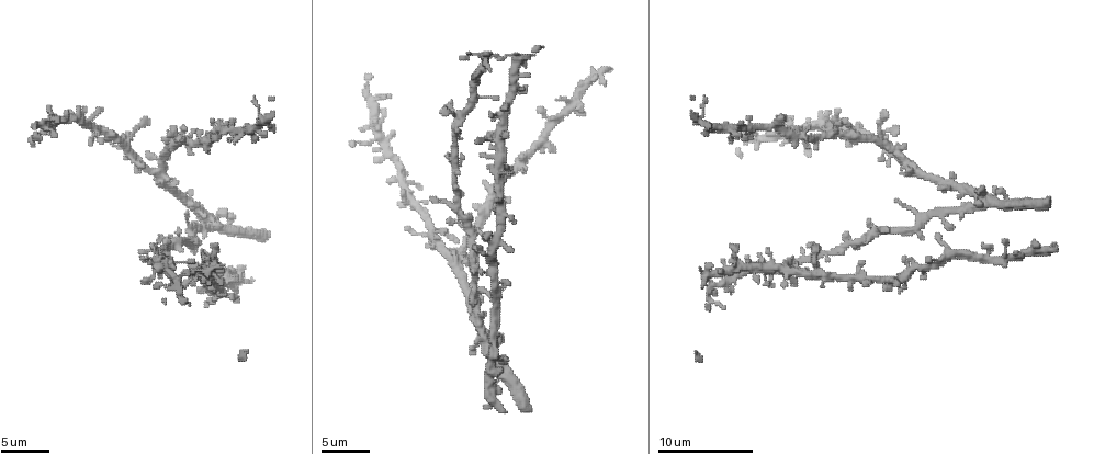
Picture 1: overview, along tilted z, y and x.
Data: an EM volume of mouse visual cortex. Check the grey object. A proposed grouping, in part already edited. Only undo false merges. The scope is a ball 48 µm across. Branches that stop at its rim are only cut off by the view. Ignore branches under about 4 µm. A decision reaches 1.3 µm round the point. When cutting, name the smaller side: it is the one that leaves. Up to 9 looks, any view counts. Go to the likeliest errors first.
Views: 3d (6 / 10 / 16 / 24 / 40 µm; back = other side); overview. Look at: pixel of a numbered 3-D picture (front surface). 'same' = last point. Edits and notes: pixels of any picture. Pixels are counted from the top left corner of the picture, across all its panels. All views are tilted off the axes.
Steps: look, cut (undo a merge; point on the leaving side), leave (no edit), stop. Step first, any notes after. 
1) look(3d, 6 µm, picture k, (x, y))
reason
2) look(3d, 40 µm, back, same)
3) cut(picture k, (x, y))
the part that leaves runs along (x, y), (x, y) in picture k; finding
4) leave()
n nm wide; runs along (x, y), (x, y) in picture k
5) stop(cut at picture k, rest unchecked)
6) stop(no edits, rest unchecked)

look(3d, 10 µm, picture 1, (519, 62))
looks like a crossing

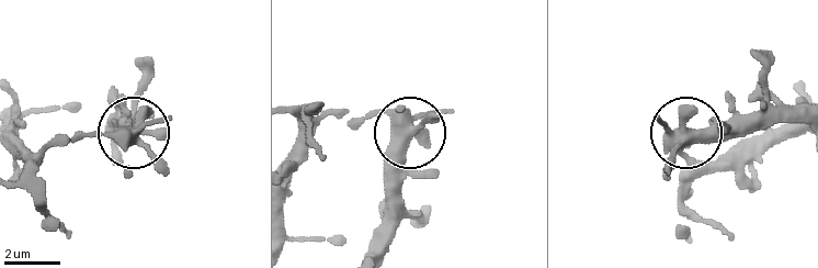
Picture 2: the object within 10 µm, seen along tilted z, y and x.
leave()
5 arms; runs along (291, 156), (332, 114), (383, 112), (406, 162), (436, 168) in picture 2; continuous, no second cell

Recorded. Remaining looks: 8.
look(3d, 6 µm, picture 1, (125, 140))
four or more arms meet

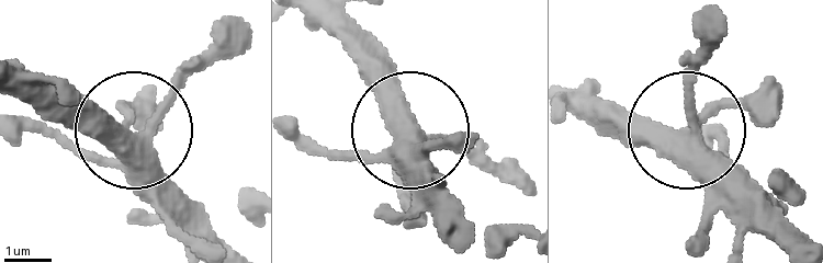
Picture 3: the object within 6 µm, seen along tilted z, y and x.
look(3d, 6 µm, back, picture 3, (138, 136))

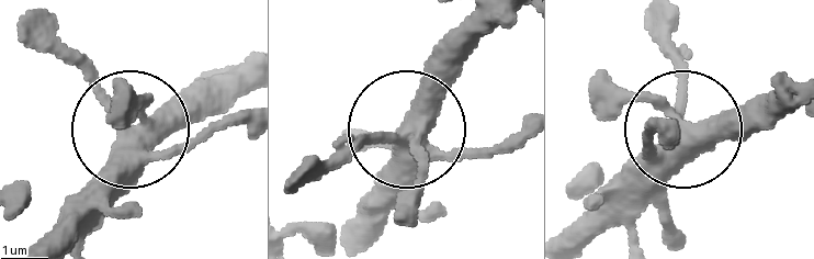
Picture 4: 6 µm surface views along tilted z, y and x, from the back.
leave()
410 nm wide; one cell here

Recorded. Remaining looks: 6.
look(3d, 16 µm, picture 1, (986, 194))

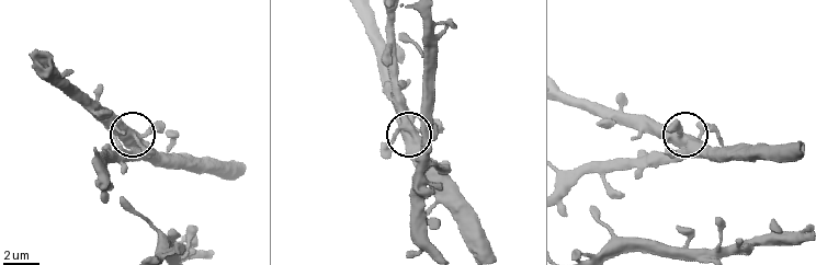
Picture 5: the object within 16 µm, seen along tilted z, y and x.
look(3d, 6 µm, same)
zoom in

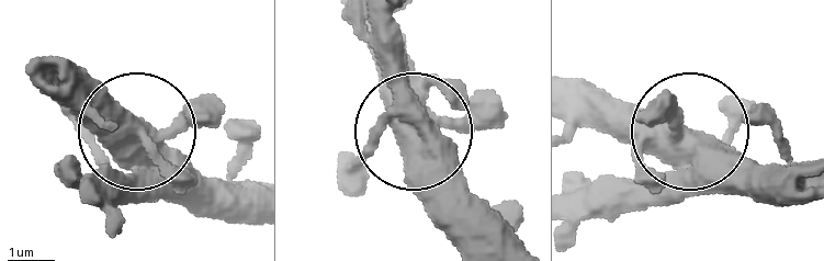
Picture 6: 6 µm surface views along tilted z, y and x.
leave()
all the same cell

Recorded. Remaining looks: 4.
look(3d, 6 µm, picture 1, (157, 169))
three arms meet

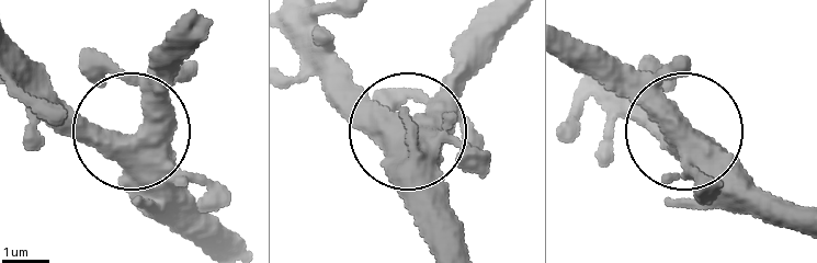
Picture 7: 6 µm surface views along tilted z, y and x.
leave()
460 nm wide; one cell here

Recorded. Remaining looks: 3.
stop(no edits, rest unchecked)

